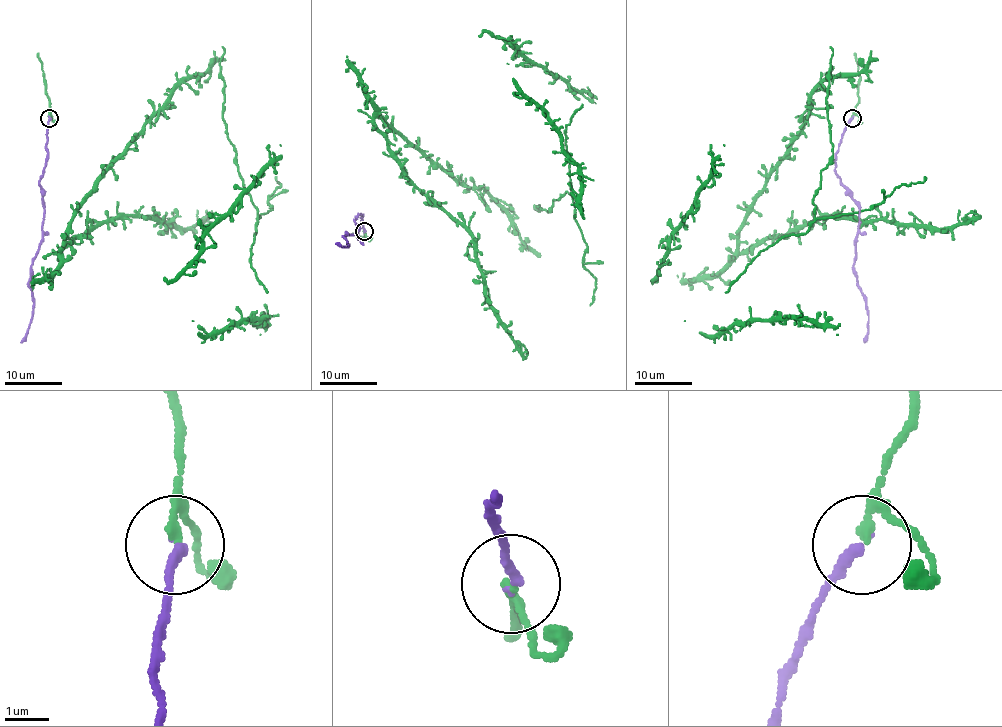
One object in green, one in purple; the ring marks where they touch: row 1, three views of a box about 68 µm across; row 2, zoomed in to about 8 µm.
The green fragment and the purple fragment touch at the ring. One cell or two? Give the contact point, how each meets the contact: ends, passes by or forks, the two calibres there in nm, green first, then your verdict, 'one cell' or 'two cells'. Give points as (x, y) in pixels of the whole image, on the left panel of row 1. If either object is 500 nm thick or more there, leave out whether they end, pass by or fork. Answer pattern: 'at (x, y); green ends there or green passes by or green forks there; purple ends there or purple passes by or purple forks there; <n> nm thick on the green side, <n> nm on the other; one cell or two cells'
at (49, 118); green passes by; purple ends there; 140 nm thick on the green side, 240 nm on the other; one cell

